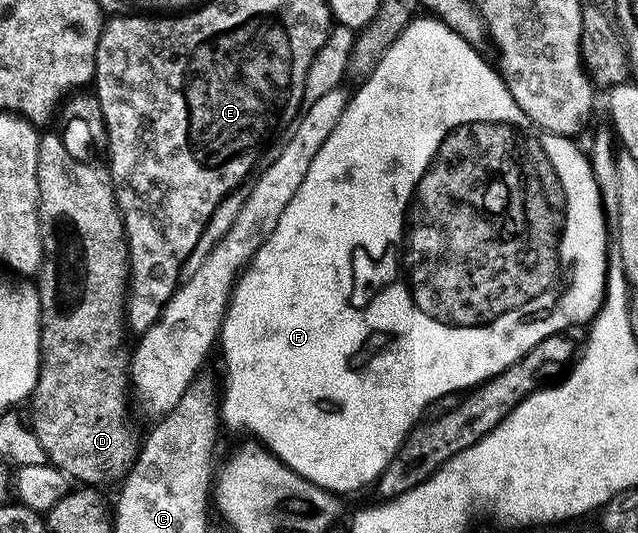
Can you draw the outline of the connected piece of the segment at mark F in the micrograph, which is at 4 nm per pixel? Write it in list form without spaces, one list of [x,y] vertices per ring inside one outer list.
[[[424,17],[428,19],[413,18],[408,27],[401,32],[400,36],[388,47],[371,76],[361,82],[355,89],[354,94],[348,100],[348,108],[342,113],[342,121],[334,125],[334,133],[326,137],[326,145],[318,149],[318,157],[310,161],[310,169],[306,169],[306,177],[302,177],[302,185],[298,185],[298,193],[290,197],[290,205],[278,217],[278,225],[274,225],[272,232],[268,234],[268,240],[264,242],[253,255],[248,266],[240,272],[236,286],[232,288],[231,298],[228,300],[228,308],[221,321],[218,338],[218,351],[224,354],[224,383],[222,379],[222,398],[218,403],[218,415],[228,427],[236,431],[249,431],[253,440],[259,441],[267,450],[271,451],[276,458],[280,459],[294,473],[298,473],[306,481],[318,485],[323,491],[341,493],[340,491],[356,491],[359,487],[373,484],[379,479],[381,473],[388,467],[388,463],[400,450],[401,443],[408,438],[413,427],[417,426],[420,414],[431,405],[435,399],[448,395],[451,391],[467,392],[475,389],[487,379],[492,379],[498,373],[502,373],[512,363],[517,363],[524,354],[538,341],[542,341],[551,335],[567,332],[571,323],[584,323],[595,319],[600,304],[604,301],[604,287],[608,276],[608,232],[610,226],[605,219],[603,202],[600,200],[598,182],[595,181],[591,171],[589,156],[576,144],[575,138],[567,135],[555,135],[552,131],[537,129],[532,118],[522,113],[520,106],[514,101],[514,97],[508,92],[508,86],[497,68],[492,67],[480,56],[477,48],[470,46],[454,29],[447,27],[439,17]]]

